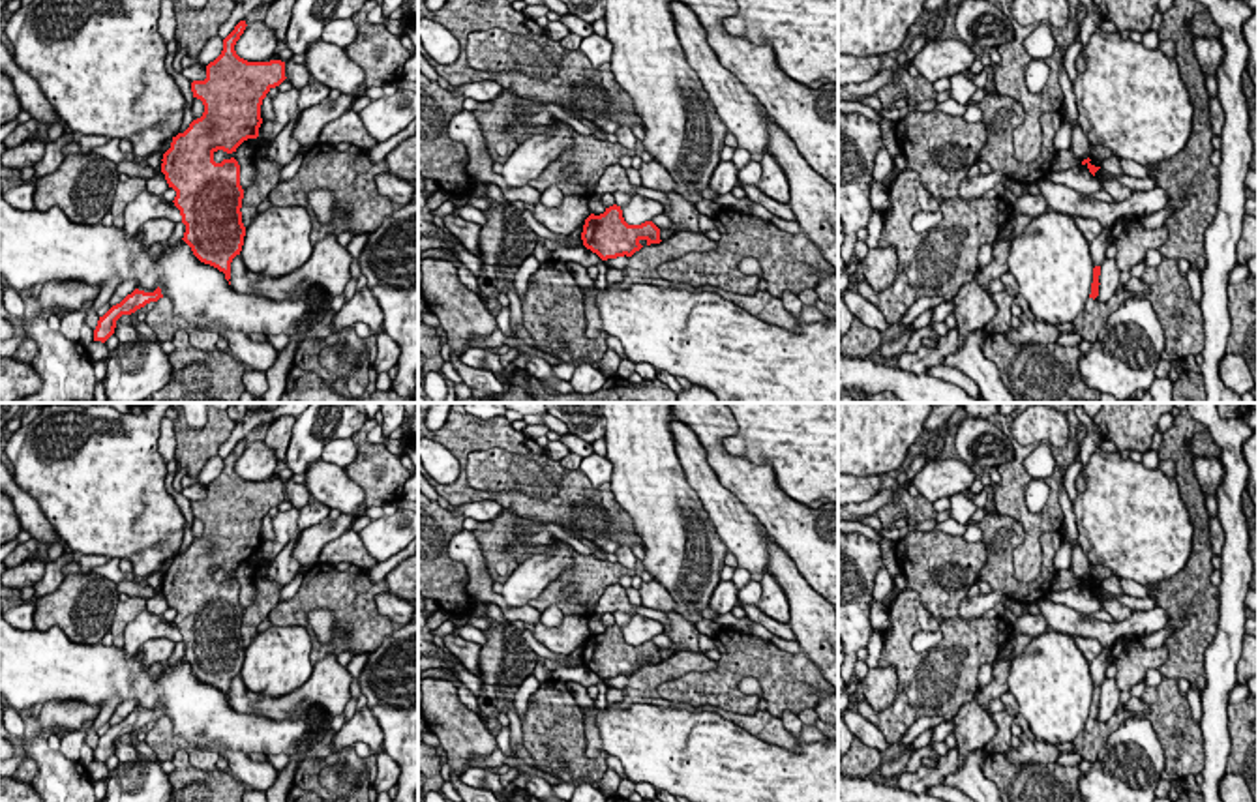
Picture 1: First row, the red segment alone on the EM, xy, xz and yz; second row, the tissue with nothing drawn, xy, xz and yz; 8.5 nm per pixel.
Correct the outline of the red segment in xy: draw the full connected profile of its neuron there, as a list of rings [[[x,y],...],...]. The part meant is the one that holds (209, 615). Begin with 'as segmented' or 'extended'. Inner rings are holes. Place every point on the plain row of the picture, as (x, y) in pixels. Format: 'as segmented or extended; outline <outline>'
as segmented; outline [[[240,440],[223,459],[221,474],[206,485],[206,498],[191,502],[204,532],[172,557],[161,579],[161,592],[176,611],[172,622],[186,645],[182,660],[227,701],[246,656],[240,631],[244,609],[238,581],[216,583],[214,573],[232,573],[244,560],[259,557],[262,519],[287,498],[281,480],[247,482],[236,474],[234,465],[246,446]]]

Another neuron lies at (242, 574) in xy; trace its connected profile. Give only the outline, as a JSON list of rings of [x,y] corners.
[[[255,558],[244,560],[232,573],[223,570],[214,572],[214,581],[221,583],[223,579],[234,577],[240,585],[240,605],[246,611],[257,596],[257,588],[249,583],[249,577],[255,573]]]

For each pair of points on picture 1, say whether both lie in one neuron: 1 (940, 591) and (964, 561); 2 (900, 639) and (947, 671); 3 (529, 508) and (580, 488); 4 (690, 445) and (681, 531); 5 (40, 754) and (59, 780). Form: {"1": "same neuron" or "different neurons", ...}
{"1": "same neuron", "2": "same neuron", "3": "same neuron", "4": "different neurons", "5": "same neuron"}

